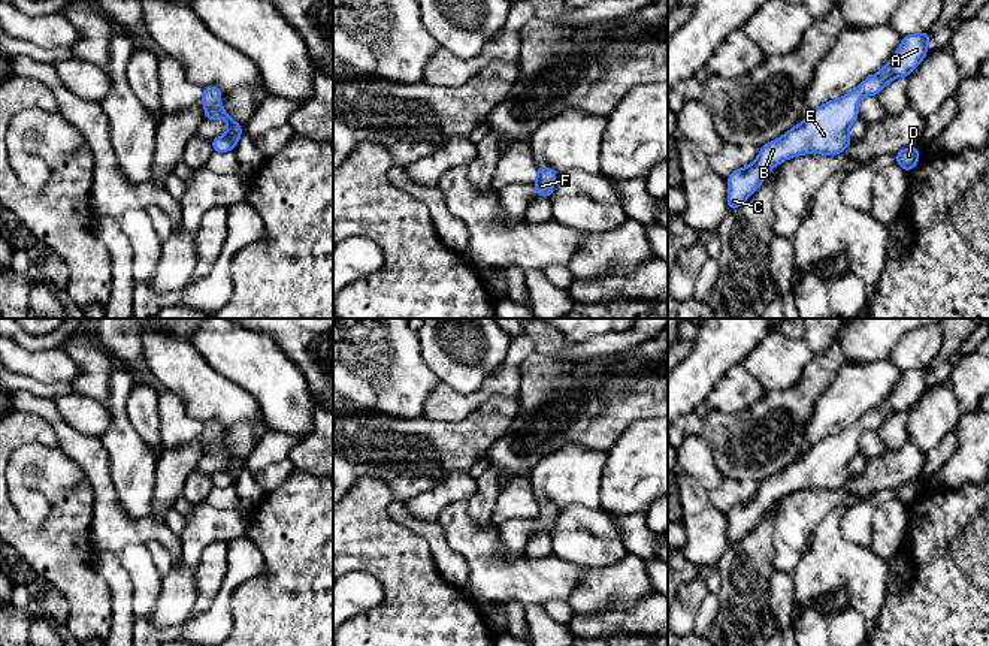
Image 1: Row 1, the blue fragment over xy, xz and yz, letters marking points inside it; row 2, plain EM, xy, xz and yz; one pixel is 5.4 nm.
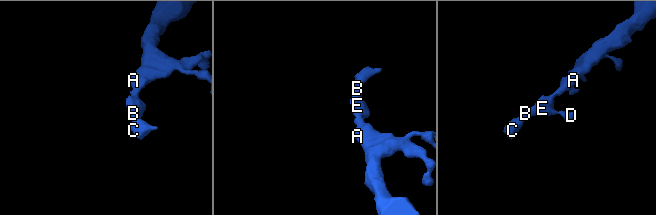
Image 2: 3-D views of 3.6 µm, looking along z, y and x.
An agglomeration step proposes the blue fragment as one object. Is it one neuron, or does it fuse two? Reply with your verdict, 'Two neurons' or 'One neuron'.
One neuron

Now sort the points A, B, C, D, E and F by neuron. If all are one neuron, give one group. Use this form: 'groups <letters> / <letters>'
groups A B C D E F

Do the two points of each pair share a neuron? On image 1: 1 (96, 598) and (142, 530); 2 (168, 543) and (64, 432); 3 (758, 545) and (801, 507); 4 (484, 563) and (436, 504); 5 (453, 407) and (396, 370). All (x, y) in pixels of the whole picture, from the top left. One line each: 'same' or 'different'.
1: different
2: same
3: different
4: different
5: different

